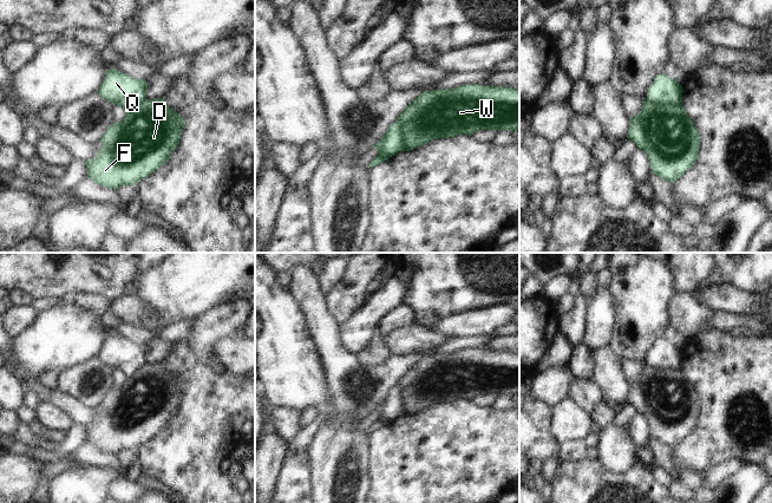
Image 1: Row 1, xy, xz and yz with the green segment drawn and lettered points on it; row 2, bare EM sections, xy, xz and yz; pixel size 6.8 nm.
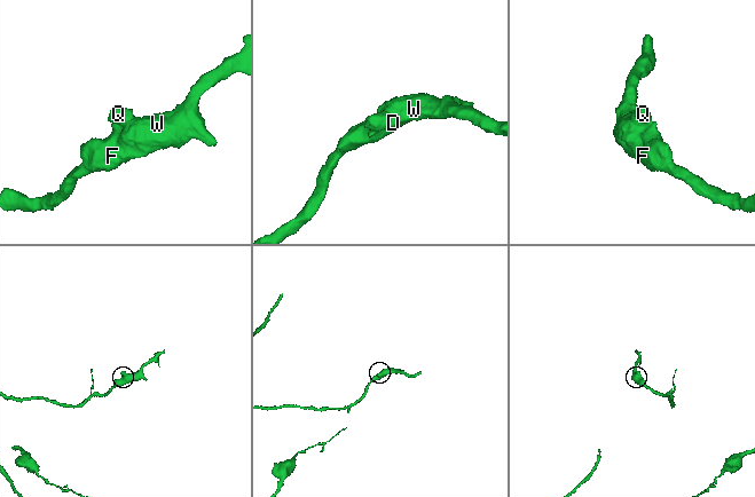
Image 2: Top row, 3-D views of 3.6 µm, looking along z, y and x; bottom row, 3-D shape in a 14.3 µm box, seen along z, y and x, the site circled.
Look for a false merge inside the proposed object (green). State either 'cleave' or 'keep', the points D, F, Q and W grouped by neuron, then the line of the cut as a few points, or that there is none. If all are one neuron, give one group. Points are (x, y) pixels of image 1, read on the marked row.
cleave; D F W / Q; cut in yz along (647, 97), (655, 102), (679, 103), (681, 105)

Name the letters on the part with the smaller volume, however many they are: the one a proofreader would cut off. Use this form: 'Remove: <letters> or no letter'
Remove: Q

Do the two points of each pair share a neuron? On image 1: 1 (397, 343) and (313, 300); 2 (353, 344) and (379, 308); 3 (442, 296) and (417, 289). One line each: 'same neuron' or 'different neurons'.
1: different neurons
2: same neuron
3: same neuron

